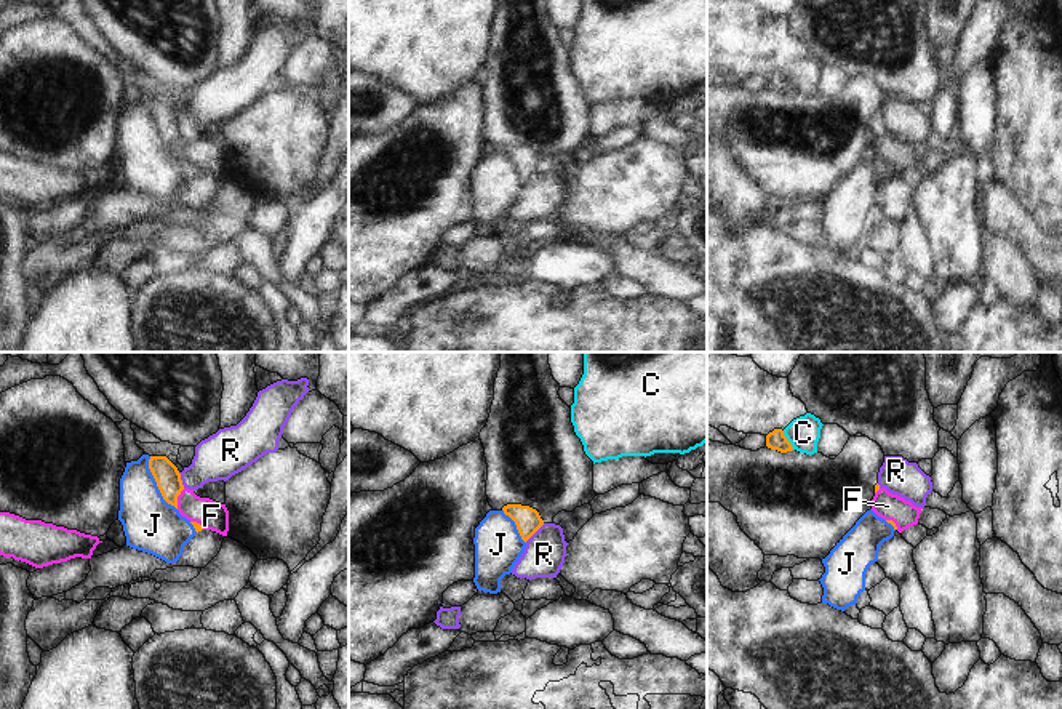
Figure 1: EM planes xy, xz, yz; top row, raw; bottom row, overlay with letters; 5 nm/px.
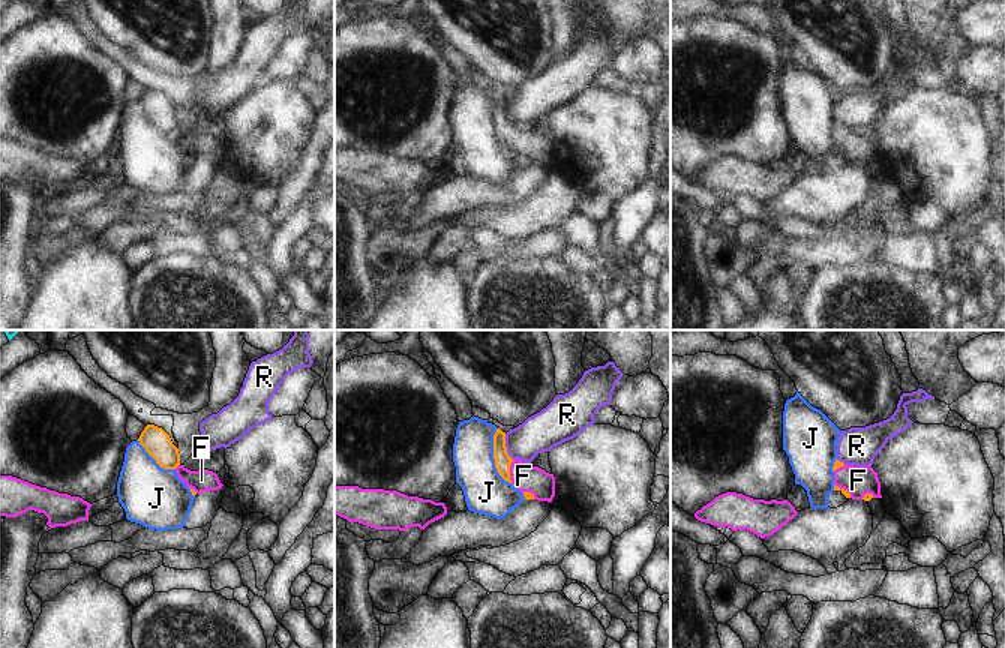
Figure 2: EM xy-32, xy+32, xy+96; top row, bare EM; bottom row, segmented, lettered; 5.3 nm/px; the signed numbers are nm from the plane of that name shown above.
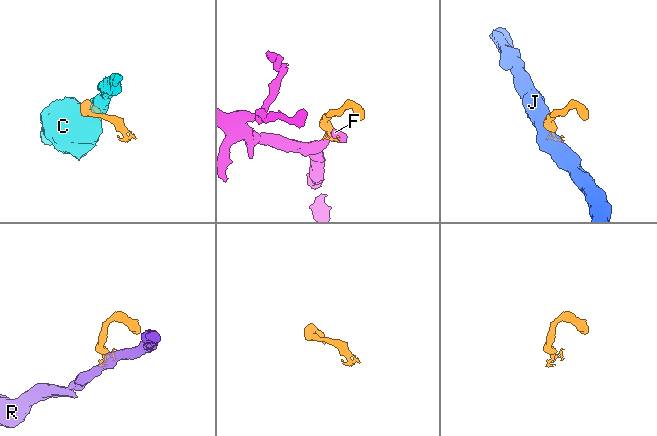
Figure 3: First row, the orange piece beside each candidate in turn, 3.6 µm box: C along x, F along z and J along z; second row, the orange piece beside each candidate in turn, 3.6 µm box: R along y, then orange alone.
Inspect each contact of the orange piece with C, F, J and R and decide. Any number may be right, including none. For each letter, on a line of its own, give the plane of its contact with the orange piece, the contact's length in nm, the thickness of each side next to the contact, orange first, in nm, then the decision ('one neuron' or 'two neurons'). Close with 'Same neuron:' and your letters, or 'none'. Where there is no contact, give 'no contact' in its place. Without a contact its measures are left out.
C: contact in yz; length 110 nm; calibres 100 and 160 nm; two neurons
F: contact in xy; length 110 nm; calibres 130 and 140 nm; one neuron
J: contact in xy; length 300 nm; calibres 130 and 280 nm; two neurons
R: contact in xz; length 140 nm; calibres 130 and 200 nm; two neurons
Same neuron: F

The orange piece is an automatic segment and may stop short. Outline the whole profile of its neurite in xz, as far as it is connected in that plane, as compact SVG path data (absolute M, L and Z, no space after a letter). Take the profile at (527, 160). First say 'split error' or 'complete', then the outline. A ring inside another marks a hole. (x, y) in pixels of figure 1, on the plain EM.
complete; M507 146L502 152L515 163L525 184L544 166L539 154L529 147Z

